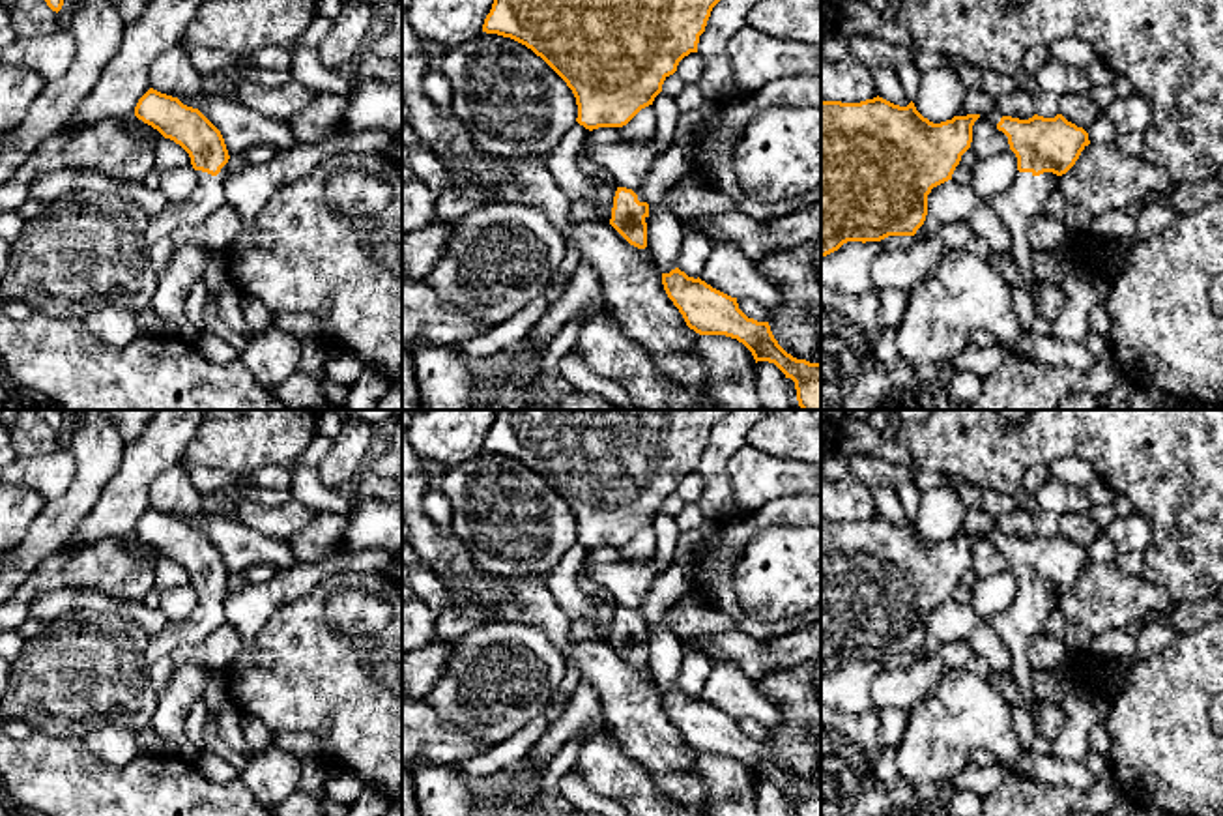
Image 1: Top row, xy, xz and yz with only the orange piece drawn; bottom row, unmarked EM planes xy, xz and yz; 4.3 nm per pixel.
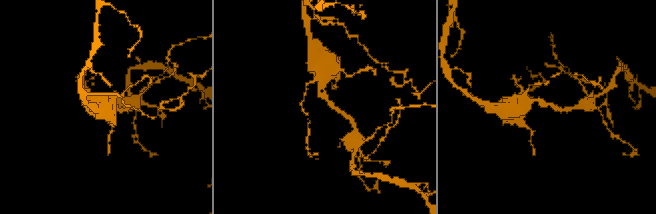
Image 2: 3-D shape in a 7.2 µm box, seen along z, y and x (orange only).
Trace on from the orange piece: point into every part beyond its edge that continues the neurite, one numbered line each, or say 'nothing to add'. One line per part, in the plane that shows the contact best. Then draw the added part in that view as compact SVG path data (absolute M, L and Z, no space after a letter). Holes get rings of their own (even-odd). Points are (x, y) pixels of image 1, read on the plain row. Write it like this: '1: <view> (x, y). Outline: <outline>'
1: yz (1016, 626). Outline: M1017 591L1014 603L986 618L986 623L999 634L1002 646L1012 657L1012 678L1019 689L1019 702L1012 704L1012 726L1019 739L1023 754L1030 752L1034 721L1030 719L1029 706L1036 704L1032 691L1032 668L1027 659L1029 642L1045 629L1051 610L1057 606L1058 595L1043 591Z

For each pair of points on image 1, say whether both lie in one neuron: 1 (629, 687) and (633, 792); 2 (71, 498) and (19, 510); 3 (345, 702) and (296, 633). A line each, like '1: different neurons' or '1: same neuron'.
1: different neurons
2: different neurons
3: same neuron

